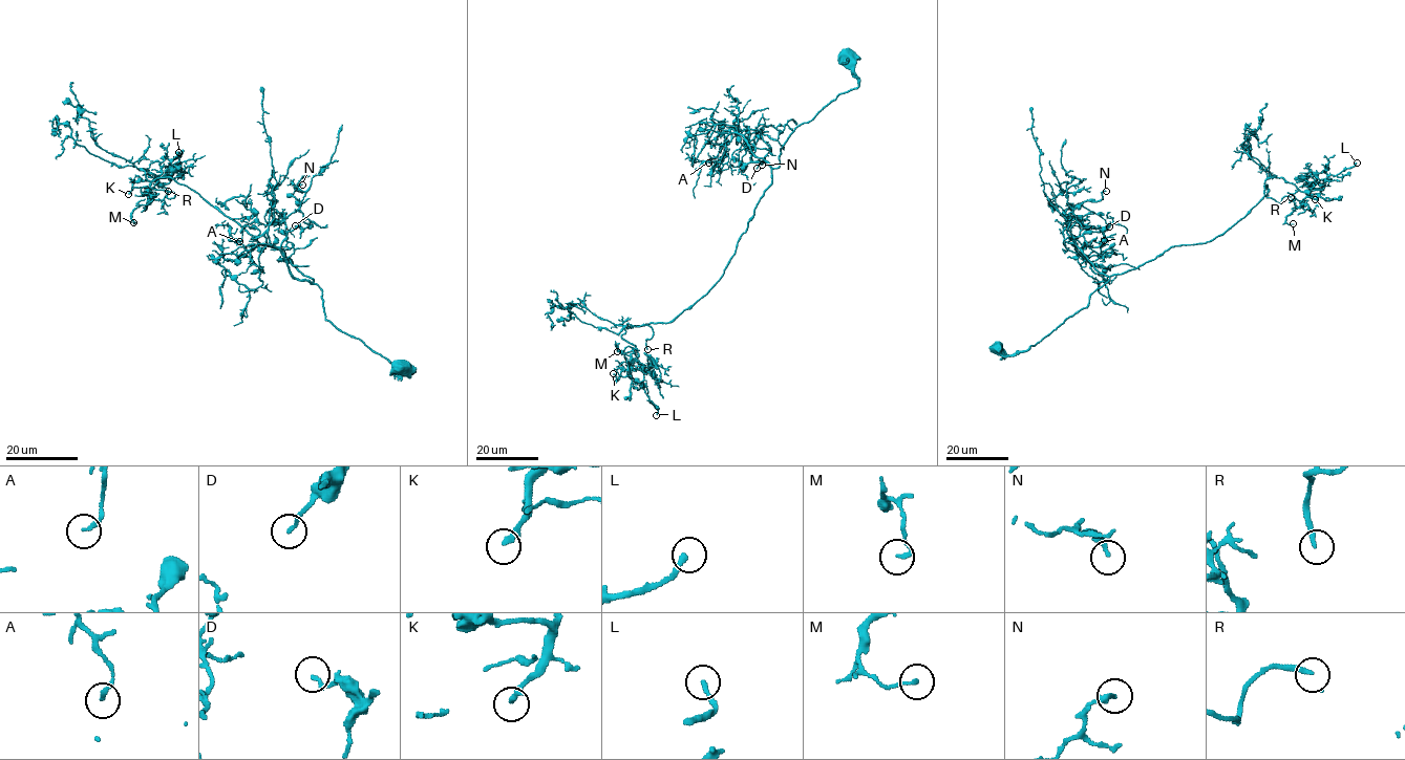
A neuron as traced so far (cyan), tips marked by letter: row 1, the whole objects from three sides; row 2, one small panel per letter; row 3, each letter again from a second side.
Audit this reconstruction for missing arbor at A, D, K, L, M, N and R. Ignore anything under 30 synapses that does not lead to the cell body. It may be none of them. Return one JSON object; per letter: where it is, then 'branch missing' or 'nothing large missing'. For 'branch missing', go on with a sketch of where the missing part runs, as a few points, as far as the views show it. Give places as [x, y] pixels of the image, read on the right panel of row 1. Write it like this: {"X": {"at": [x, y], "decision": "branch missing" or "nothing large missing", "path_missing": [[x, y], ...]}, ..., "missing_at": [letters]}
{"A": {"at": [1104, 240], "decision": "nothing large missing"}, "D": {"at": [1109, 226], "decision": "nothing large missing"}, "K": {"at": [1315, 199], "decision": "nothing large missing"}, "L": {"at": [1357, 163], "decision": "nothing large missing"}, "M": {"at": [1293, 223], "decision": "nothing large missing"}, "N": {"at": [1106, 191], "decision": "nothing large missing"}, "R": {"at": [1291, 197], "decision": "branch missing", "path_missing": [[1291, 197], [1296, 194], [1294, 186], [1294, 191], [1304, 193], [1314, 200], [1310, 221]]}, "missing_at": ["R"]}

